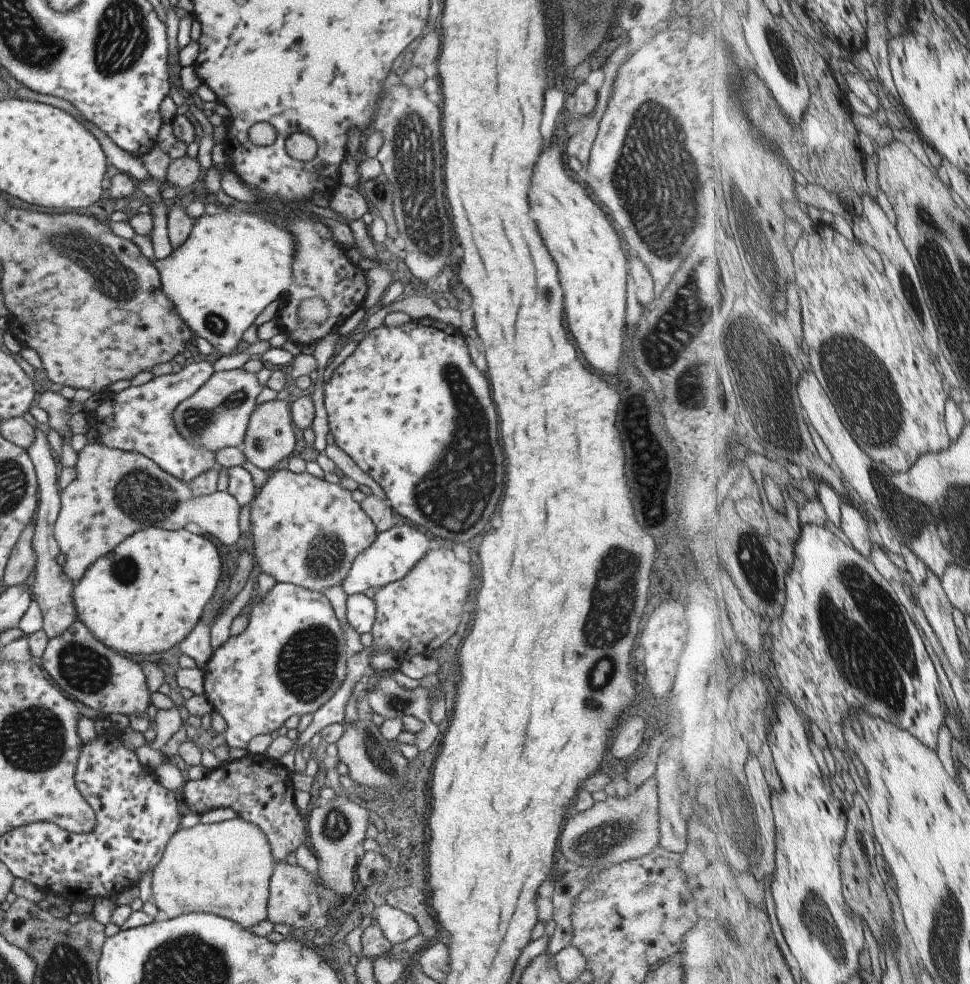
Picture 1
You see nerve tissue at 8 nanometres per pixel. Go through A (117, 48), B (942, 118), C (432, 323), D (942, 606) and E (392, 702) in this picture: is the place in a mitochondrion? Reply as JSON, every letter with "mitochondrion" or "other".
{"A":"mitochondrion","B":"other","C":"other","D":"other","E":"mitochondrion"}

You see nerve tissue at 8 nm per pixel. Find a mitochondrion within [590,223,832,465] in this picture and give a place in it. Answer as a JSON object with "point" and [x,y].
{"point":[664,343]}

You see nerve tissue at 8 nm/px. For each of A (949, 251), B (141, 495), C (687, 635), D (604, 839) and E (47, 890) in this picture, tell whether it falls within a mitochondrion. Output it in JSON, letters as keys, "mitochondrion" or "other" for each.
{"A":"mitochondrion","B":"mitochondrion","C":"other","D":"mitochondrion","E":"other"}

